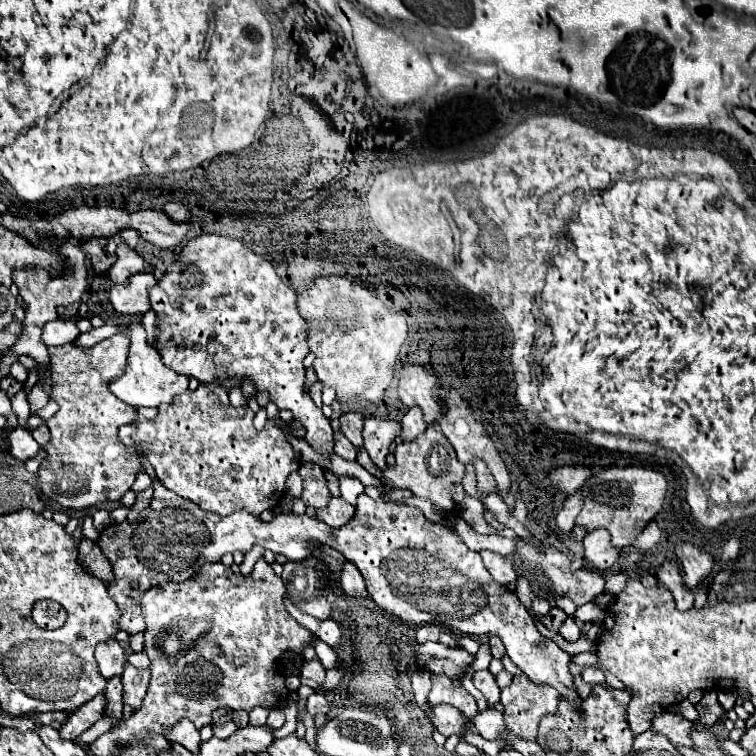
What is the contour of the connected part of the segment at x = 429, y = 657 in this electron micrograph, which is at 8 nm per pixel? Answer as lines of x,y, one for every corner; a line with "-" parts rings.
427,641
413,647
413,657
417,667
429,667
437,675
447,675
451,679
463,679
473,663
473,655
465,649
451,649
441,643

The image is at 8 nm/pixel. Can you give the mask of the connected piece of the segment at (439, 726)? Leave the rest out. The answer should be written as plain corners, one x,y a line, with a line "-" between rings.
431,705
429,721
445,737
453,733
463,735
465,731
465,717
455,707
449,707
449,705

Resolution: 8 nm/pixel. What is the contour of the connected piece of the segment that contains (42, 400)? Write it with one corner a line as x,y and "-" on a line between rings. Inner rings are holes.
37,383
37,385
31,389
31,393
29,393
29,403
31,403
31,415
37,415
37,411
49,403
49,395
43,391
41,383

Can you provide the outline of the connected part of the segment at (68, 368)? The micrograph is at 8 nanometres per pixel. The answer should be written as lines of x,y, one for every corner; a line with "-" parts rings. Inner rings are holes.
123,333
105,339
91,349
79,349
75,345
49,347
53,401
59,403
59,411
51,419
47,419
47,427
51,429
51,441
43,447
47,451
47,457
39,469
39,489
43,497
57,501
61,507
89,509
101,501
117,501
133,487
135,477
143,467
139,461
139,457
143,455
141,447
139,445
127,447
117,437
121,425
129,425
137,419
137,409
125,405
109,391
109,383
117,379
125,369
127,353
129,353
129,337

